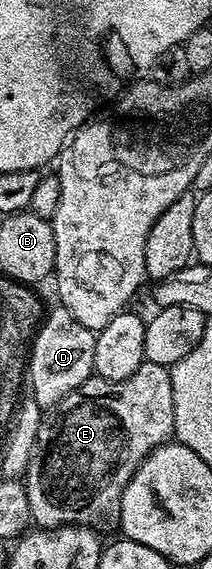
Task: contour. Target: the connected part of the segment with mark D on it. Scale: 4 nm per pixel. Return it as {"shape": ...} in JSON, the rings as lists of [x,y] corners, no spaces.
{"shape":[[[56,308],[44,317],[39,331],[35,333],[35,340],[31,343],[31,357],[29,359],[29,386],[30,397],[37,400],[37,404],[44,408],[56,406],[65,396],[69,396],[85,380],[95,374],[93,364],[93,348],[95,347],[96,331],[85,328],[68,310]]]}

